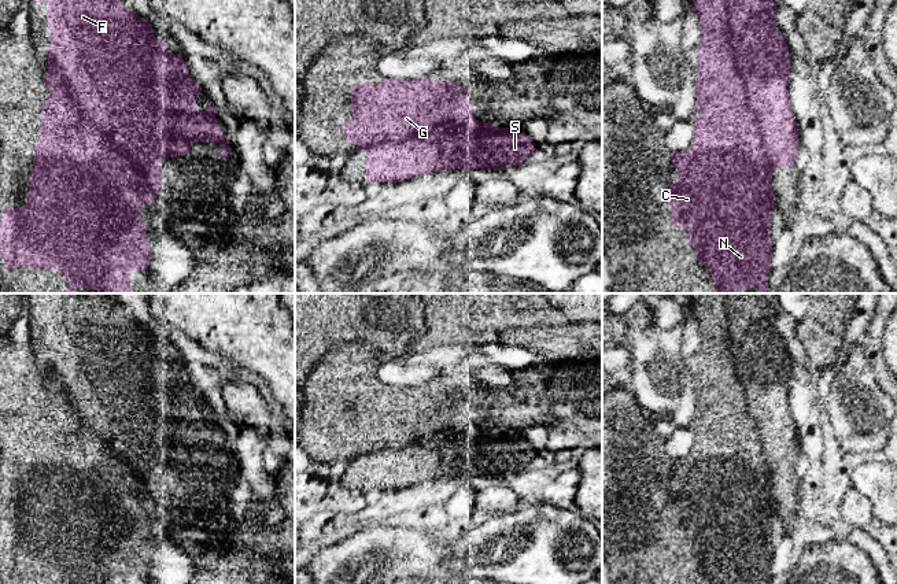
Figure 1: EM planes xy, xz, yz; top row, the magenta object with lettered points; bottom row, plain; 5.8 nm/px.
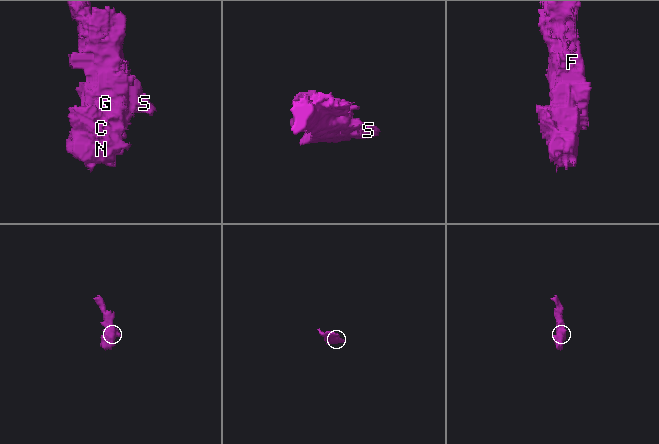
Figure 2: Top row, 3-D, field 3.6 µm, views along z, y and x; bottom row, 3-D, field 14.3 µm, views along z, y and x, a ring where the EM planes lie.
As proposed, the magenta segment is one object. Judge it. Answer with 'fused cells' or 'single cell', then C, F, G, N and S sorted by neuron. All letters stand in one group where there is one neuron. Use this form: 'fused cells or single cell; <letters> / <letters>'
fused cells; C G N S / F

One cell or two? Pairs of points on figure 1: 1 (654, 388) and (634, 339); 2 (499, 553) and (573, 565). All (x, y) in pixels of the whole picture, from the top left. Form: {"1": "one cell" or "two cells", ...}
{"1": "one cell", "2": "one cell"}

